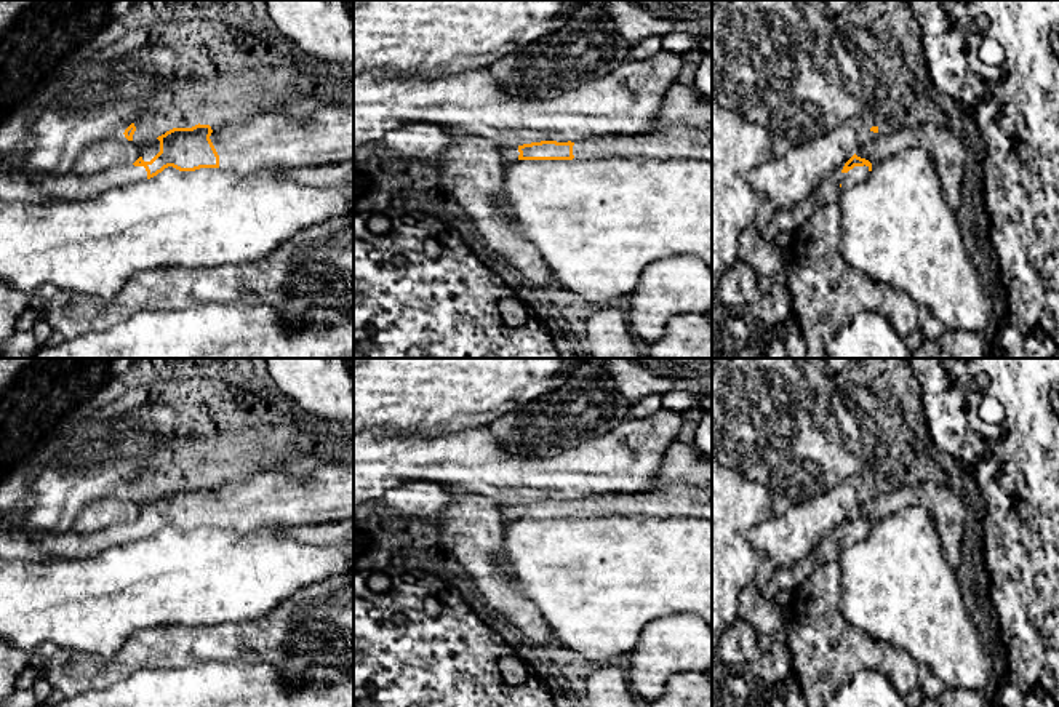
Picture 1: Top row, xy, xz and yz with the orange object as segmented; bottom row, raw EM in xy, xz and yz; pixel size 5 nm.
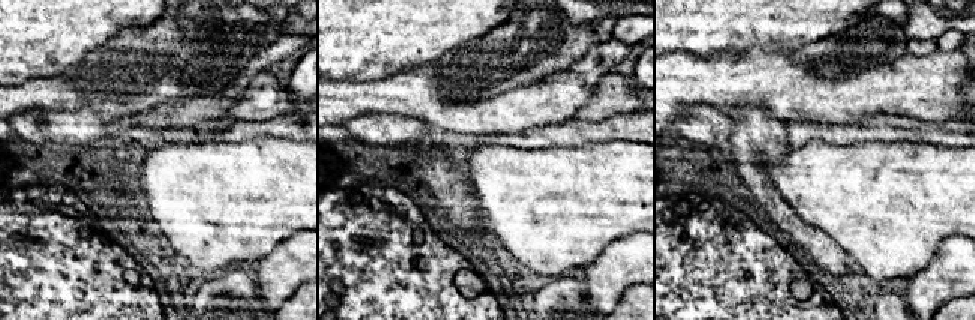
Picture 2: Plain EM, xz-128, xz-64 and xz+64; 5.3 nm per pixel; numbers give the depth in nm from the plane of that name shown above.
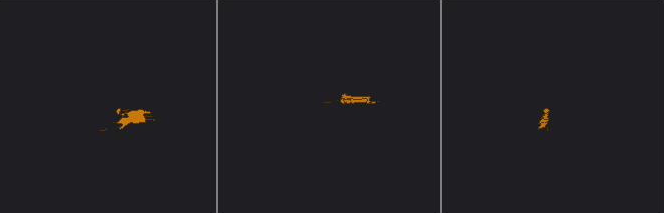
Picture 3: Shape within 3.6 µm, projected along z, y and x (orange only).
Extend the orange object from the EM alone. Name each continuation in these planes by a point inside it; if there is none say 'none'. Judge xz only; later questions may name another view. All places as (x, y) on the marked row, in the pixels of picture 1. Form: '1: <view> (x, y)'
1: xz (687, 143)

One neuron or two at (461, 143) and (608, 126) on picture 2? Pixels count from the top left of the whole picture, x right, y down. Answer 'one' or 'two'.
one

